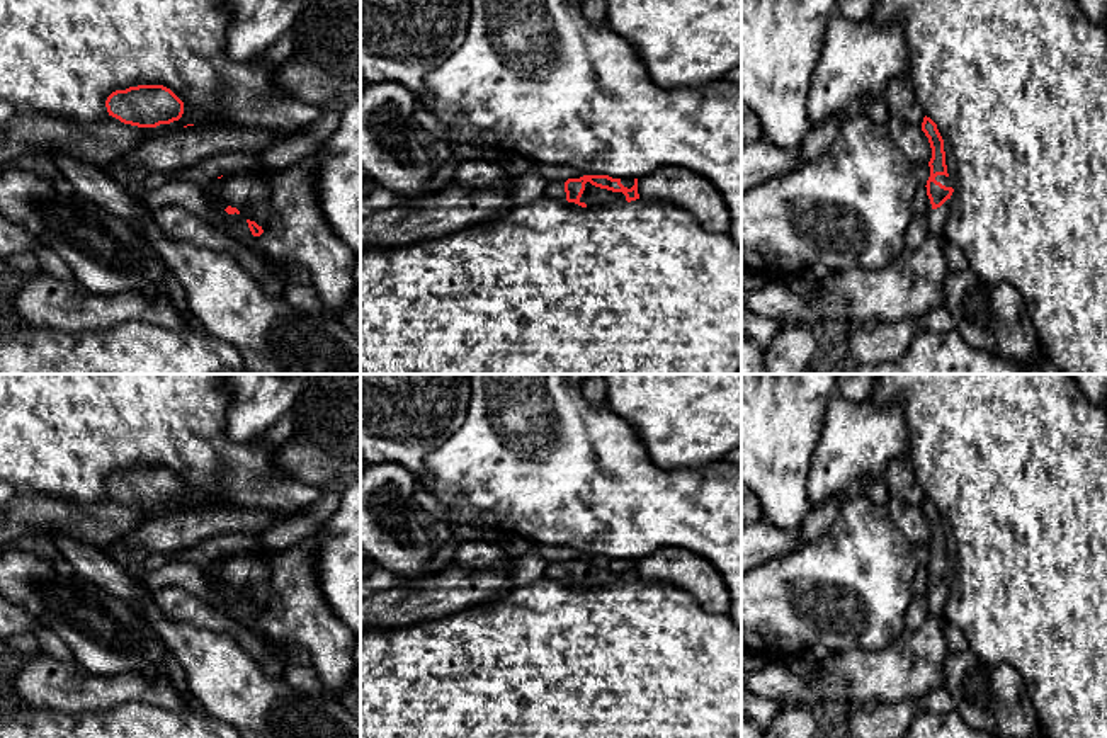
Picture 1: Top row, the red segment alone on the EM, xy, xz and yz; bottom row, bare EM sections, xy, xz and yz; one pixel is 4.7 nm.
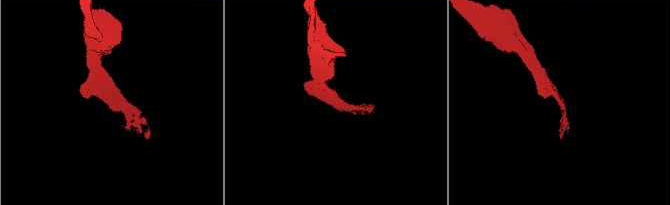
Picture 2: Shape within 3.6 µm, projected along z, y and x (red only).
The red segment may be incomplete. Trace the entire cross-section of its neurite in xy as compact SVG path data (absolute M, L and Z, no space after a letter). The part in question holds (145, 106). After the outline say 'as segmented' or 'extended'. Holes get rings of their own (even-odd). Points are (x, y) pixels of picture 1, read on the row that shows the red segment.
M138 85L112 92L105 107L109 116L138 128L156 128L179 121L184 102L163 85Z | as segmented

